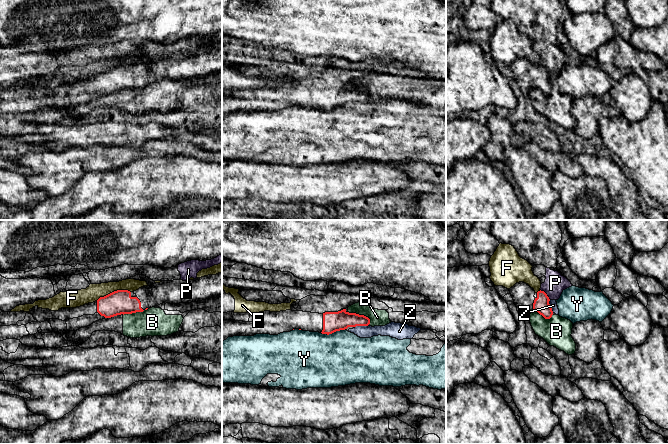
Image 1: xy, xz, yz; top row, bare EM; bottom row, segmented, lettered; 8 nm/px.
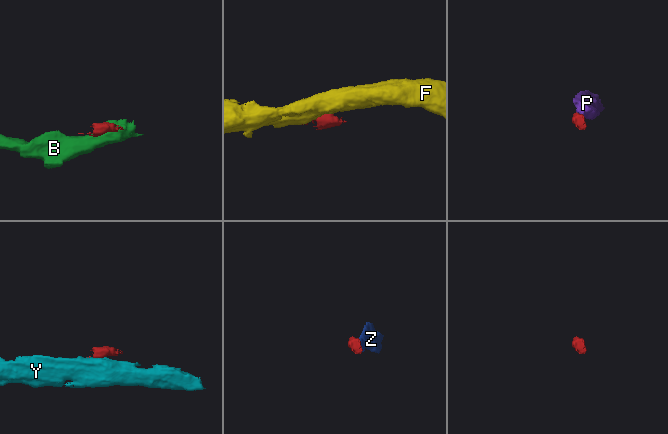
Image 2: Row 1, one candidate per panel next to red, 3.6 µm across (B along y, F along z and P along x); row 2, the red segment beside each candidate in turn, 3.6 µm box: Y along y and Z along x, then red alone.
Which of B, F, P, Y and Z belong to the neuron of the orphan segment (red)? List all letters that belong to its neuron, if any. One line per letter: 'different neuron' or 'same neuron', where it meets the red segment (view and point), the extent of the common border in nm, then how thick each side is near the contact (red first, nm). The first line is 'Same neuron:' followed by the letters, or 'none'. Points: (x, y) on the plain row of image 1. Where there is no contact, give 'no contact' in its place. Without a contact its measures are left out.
Same neuron: none
B: different neuron | xz (361, 91) | 200 nm | 160/130 nm
F: different neuron | xy (114, 67) | 280 nm | 190/130 nm
P: different neuron | yz (546, 70) | 120 nm | 130/170 nm
Y: different neuron | xz (332, 108) | 190 nm | 160/440 nm
Z: different neuron | xz (361, 101) | 110 nm | 160/110 nm

